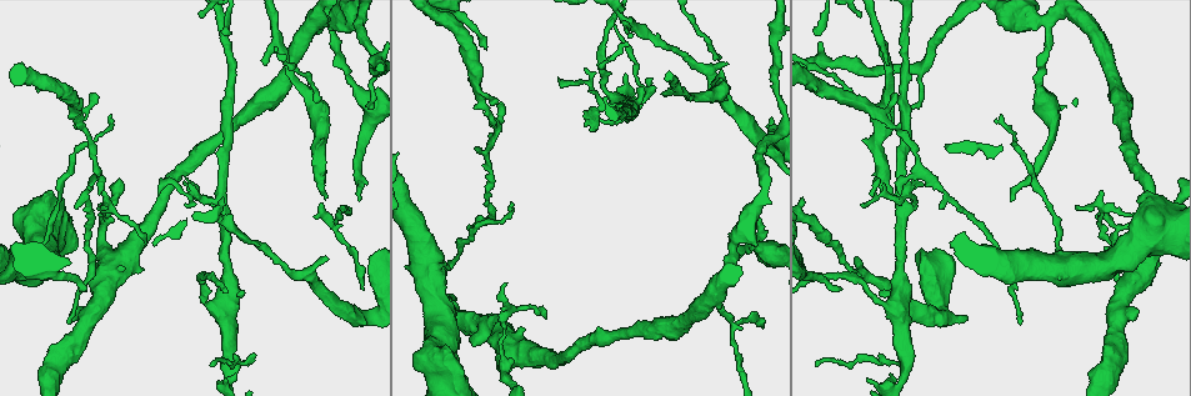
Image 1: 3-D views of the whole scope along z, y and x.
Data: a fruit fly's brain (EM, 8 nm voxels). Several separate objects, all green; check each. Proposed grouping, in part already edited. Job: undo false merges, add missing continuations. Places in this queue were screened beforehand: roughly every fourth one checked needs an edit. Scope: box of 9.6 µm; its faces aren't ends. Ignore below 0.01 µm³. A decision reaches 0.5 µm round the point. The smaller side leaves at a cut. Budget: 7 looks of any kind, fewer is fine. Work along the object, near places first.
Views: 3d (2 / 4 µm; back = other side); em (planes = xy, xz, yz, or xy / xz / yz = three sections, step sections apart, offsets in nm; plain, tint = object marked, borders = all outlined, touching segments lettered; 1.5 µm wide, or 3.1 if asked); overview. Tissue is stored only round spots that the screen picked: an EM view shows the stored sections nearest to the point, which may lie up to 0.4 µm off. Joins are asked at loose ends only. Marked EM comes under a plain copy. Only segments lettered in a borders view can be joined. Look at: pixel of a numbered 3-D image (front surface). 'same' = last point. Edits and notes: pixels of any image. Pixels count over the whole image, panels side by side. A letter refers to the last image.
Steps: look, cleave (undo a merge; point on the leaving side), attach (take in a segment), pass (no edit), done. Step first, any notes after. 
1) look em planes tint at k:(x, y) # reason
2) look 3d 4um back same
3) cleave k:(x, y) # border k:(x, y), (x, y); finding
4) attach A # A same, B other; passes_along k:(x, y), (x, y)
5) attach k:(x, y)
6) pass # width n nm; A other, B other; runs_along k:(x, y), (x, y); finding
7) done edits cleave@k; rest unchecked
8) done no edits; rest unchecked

look 3d 4um at 1:(434, 268) # arms part here

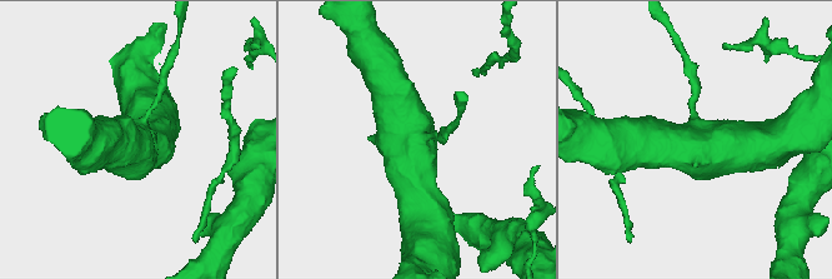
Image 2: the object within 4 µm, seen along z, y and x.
look em xy step 4 borders at 2:(696, 127) # arms 3; now the EM

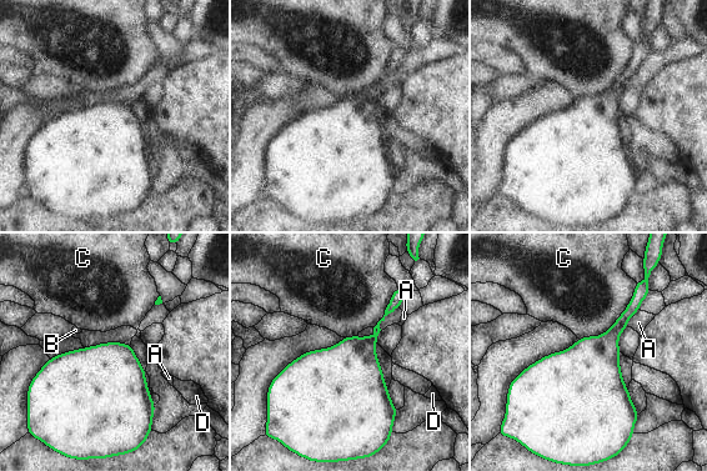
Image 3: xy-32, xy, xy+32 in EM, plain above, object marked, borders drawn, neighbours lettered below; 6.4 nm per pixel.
look em planes borders same

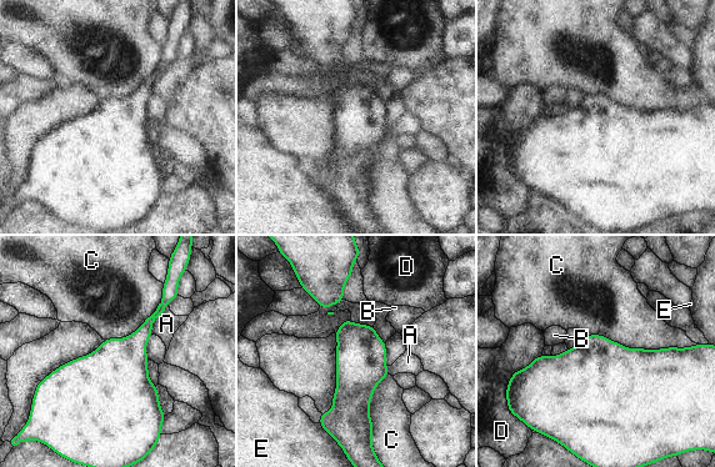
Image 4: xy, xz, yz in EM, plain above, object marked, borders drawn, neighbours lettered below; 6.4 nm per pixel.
pass # A other, B other, C other, D other, E other; one neuron here

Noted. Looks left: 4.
look 3d 4um back at 1:(727, 64) # branch stops here

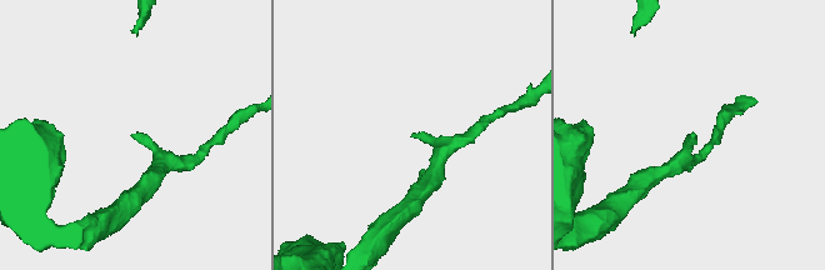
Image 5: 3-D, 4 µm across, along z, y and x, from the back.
look em yz step 4 tint at 5:(133, 136) # shape alone is not enough

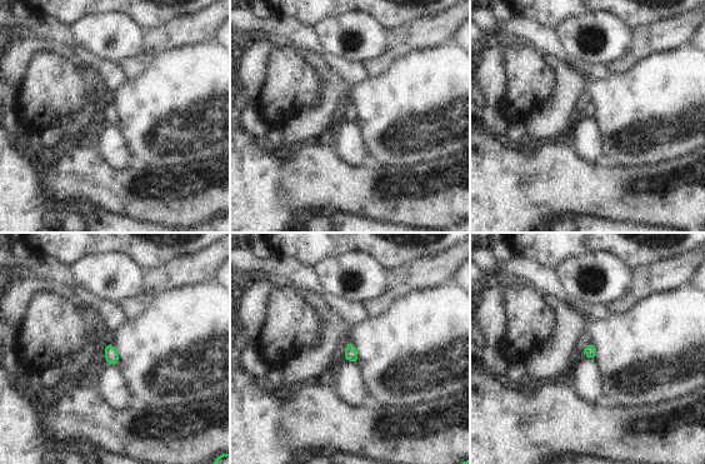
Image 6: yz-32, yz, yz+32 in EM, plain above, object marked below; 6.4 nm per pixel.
look em planes borders same # another direction

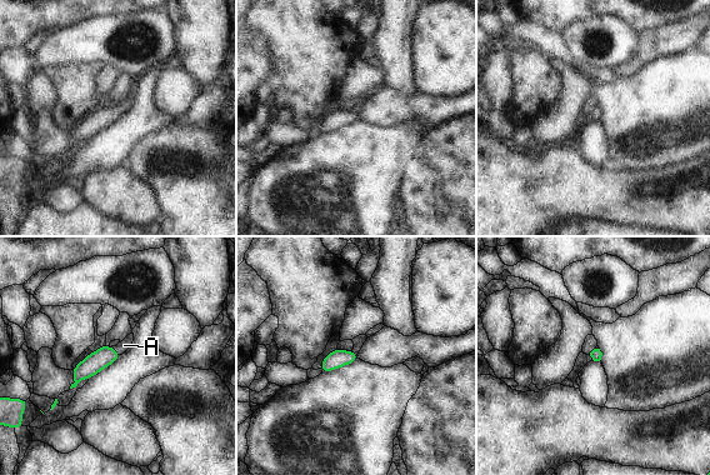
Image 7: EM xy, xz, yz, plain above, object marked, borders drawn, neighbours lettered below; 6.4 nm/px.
attach A # longest_contact A 90 nm; A same; passes_along 7:(104, 356), (115, 349), (124, 345); the neuron continues

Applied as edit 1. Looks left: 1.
done edits attach@7; rest unchecked

